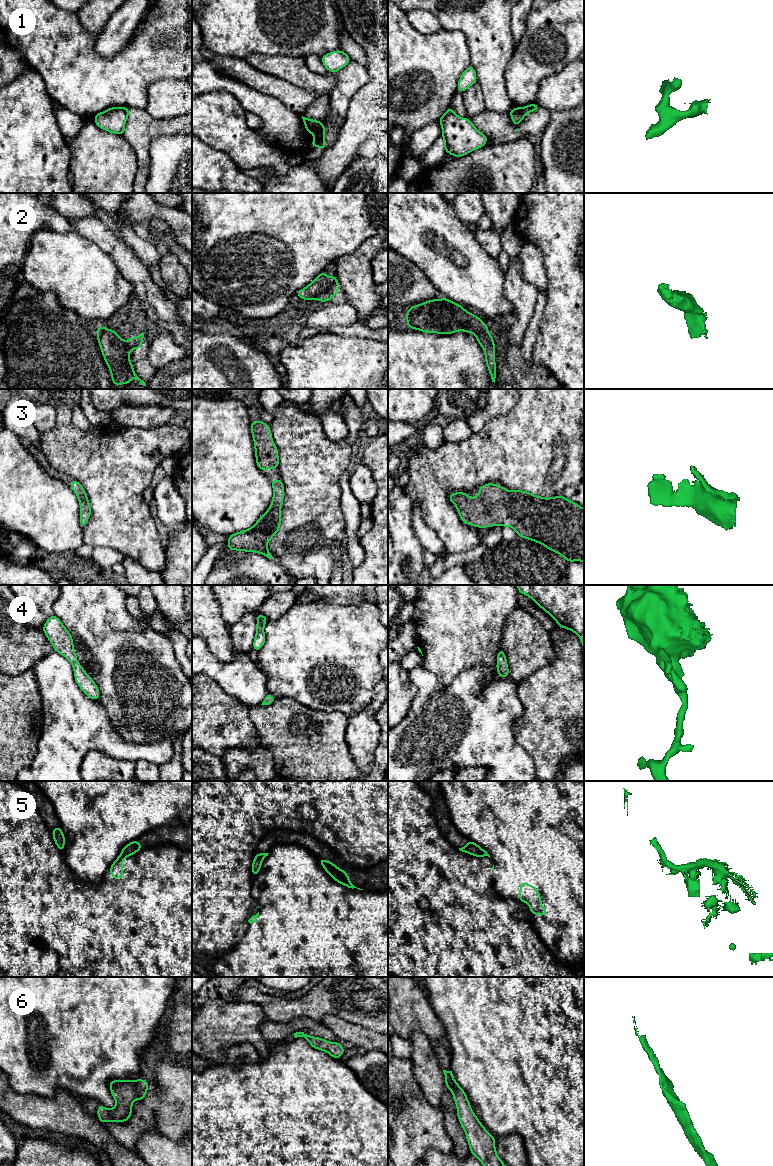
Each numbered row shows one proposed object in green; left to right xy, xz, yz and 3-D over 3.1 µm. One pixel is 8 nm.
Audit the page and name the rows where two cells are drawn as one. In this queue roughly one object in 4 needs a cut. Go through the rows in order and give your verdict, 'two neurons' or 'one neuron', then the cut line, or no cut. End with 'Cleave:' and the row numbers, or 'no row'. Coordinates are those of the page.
1: two neurons; cut yz (516, 108), (522, 116), (521, 121)
2: one neuron; cut none
3: one neuron; cut none
4: one neuron; cut none
5: two neurons; cut xz (321, 863), (326, 861), (340, 872), (345, 872)
6: one neuron; cut none
Cleave: 1, 5

